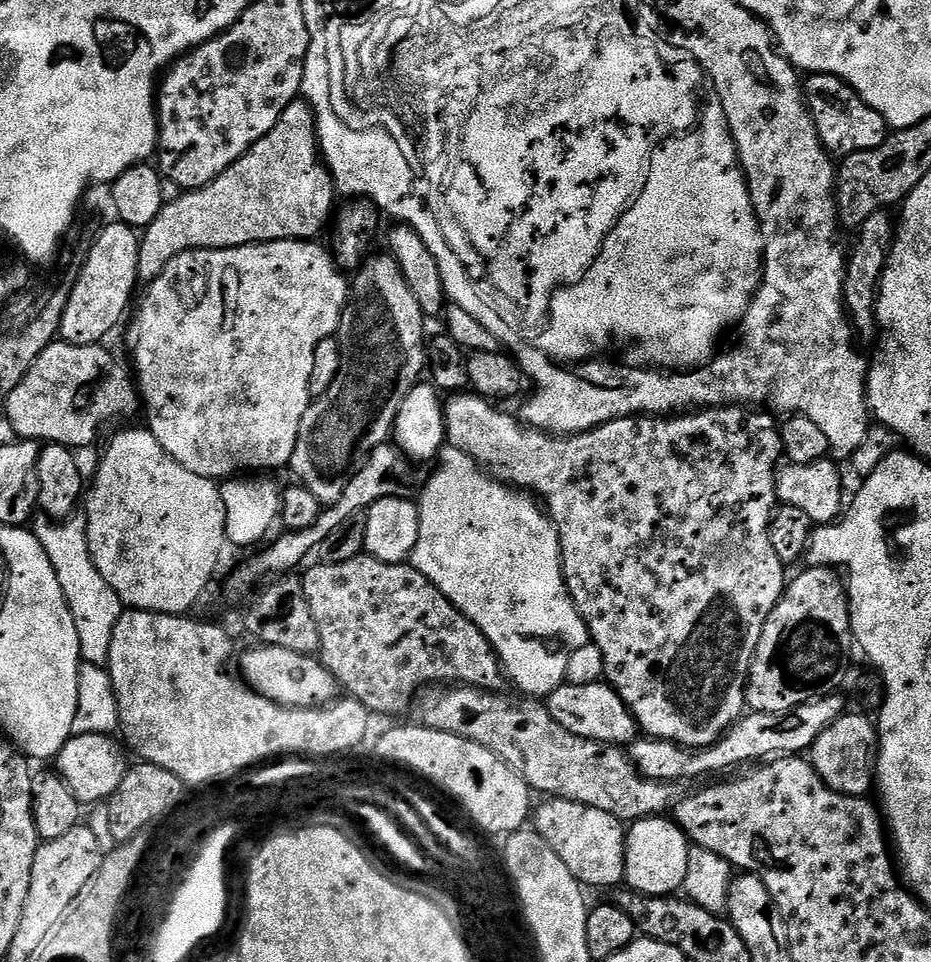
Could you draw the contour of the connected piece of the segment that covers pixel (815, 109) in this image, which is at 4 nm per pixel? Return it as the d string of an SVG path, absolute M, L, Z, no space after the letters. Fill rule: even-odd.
M812 74L803 81L804 103L816 127L816 133L824 143L824 151L833 158L843 158L850 154L858 154L862 150L874 150L874 146L882 146L890 135L888 123L846 82L837 76Z

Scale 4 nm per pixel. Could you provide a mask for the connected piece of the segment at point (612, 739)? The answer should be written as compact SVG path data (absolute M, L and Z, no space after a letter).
M565 682L547 696L546 703L550 710L550 718L554 718L558 726L570 730L570 734L578 734L578 738L617 746L627 746L637 739L638 725L634 714L607 682L590 686L574 686Z

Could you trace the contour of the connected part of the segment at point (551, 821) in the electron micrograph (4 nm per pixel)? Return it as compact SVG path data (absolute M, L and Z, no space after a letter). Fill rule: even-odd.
M555 798L543 802L545 804L541 808L539 805L534 812L534 830L548 843L550 850L554 850L554 854L566 862L566 870L570 870L570 874L574 874L585 889L619 889L624 884L626 870L625 821L614 818L614 814L606 814L606 810L594 810L594 806L578 802Z

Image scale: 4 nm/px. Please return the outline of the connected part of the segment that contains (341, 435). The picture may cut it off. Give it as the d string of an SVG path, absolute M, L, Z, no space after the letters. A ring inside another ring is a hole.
M391 254L385 256L369 255L359 269L357 269L350 280L350 295L344 313L340 319L340 331L338 339L340 342L340 365L338 366L338 378L334 378L334 382L330 382L330 390L326 390L326 394L315 397L312 403L308 405L306 414L302 418L302 426L298 430L298 442L294 446L294 454L292 455L292 463L290 472L296 475L295 479L305 488L310 490L310 494L314 494L314 498L318 500L321 506L327 506L338 502L338 498L342 498L342 490L346 490L346 486L350 486L350 478L354 478L354 474L358 474L358 470L366 462L366 458L370 458L372 451L385 443L392 436L392 427L396 425L396 415L402 406L402 402L406 398L406 394L410 394L410 390L421 383L423 374L426 372L426 336L424 340L424 323L426 317L424 312L419 308L418 300L411 293L410 286L407 285L406 278L399 268L399 264L395 257Z

